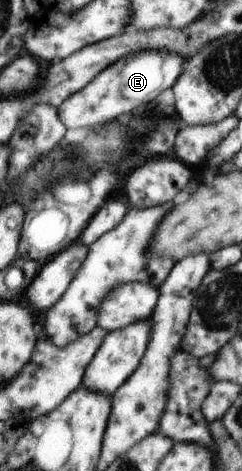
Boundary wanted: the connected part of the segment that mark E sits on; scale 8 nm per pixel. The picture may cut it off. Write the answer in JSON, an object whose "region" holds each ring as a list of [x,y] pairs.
{"region":[[[142,50],[128,53],[116,63],[94,75],[88,84],[80,91],[70,95],[62,104],[58,105],[57,112],[66,128],[95,128],[98,124],[116,119],[120,114],[134,112],[134,110],[147,110],[146,104],[150,104],[160,92],[170,88],[177,82],[182,61],[180,56],[164,53],[160,50]]]}

